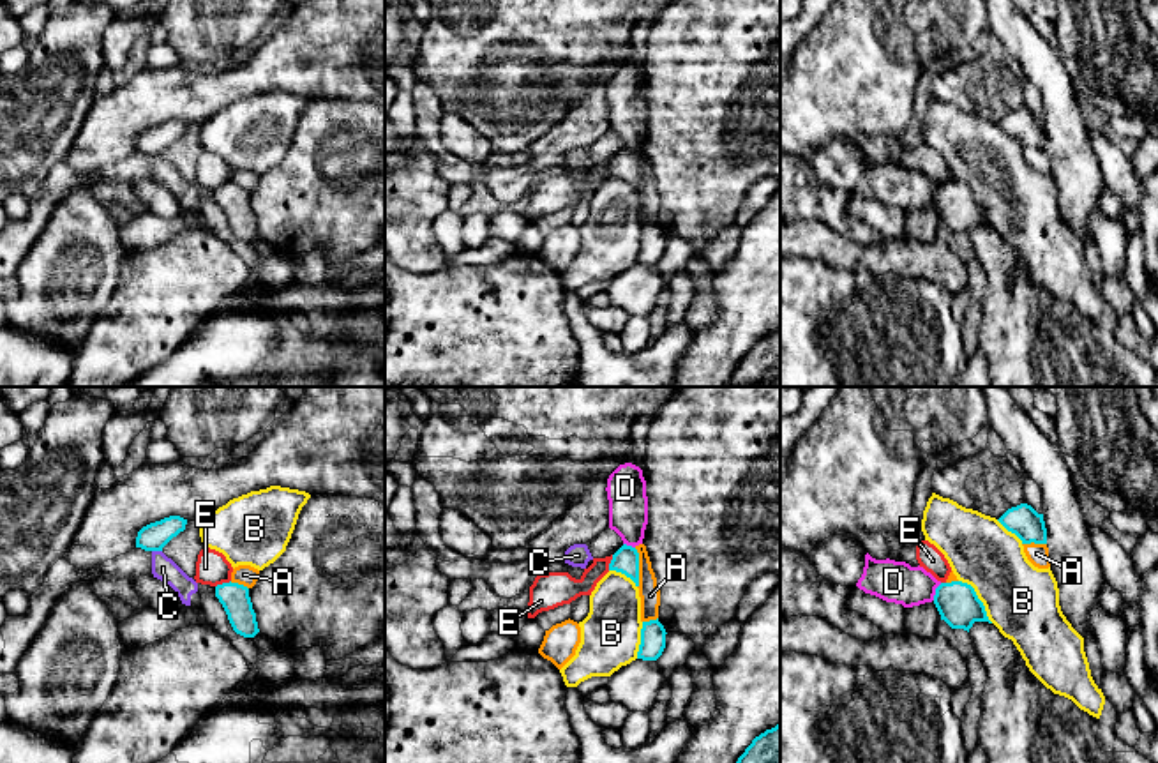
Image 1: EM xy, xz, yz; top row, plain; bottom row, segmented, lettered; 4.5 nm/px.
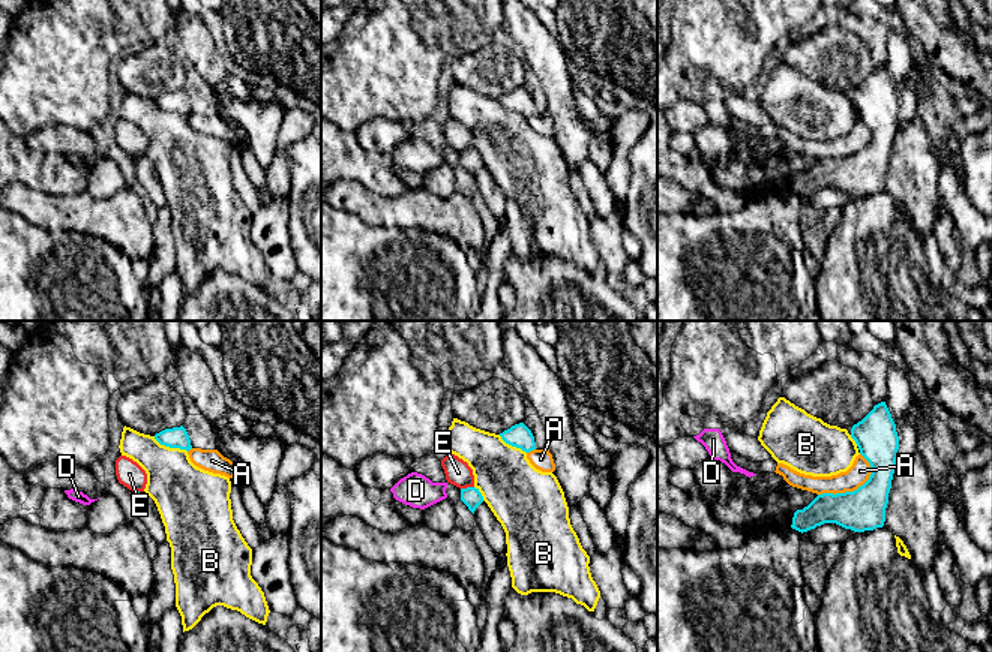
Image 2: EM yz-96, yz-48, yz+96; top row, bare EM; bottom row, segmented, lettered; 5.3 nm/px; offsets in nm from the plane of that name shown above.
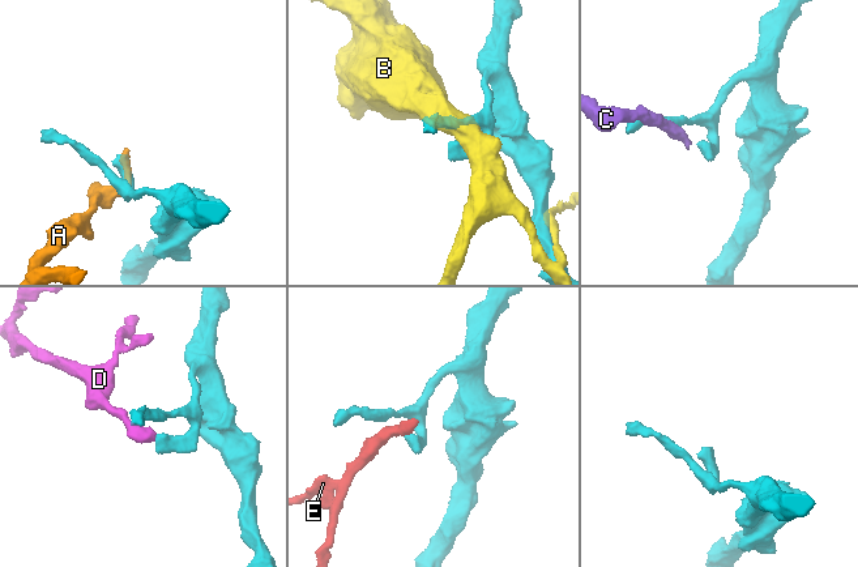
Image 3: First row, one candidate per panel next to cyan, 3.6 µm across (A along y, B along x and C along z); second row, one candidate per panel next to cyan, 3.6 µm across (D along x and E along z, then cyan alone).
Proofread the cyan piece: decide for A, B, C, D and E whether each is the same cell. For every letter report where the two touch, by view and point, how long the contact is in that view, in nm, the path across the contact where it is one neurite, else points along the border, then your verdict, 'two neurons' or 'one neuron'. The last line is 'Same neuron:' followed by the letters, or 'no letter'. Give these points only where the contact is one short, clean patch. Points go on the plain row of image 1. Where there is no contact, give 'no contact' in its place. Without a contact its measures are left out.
A: meets cyan in xz at (638, 172); contact 180 nm long; two neurons
B: meets cyan in yz at (978, 203); contact 260 nm long; two neurons
C: meets cyan in xy at (157, 154); contact 50 nm long; border along xy (152, 154), (161, 156); two neurons
D: meets cyan in yz at (936, 196); contact 90 nm long; border along yz (941, 188), (932, 203); two neurons
E: meets cyan in xy at (223, 188); contact 80 nm long; border along xy (230, 184), (216, 191); two neurons
Same neuron: no letter

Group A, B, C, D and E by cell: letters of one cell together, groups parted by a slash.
A / B / C / D / E

